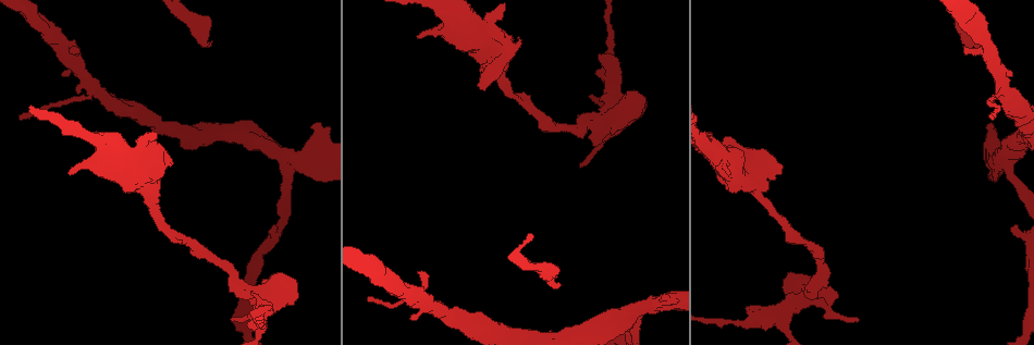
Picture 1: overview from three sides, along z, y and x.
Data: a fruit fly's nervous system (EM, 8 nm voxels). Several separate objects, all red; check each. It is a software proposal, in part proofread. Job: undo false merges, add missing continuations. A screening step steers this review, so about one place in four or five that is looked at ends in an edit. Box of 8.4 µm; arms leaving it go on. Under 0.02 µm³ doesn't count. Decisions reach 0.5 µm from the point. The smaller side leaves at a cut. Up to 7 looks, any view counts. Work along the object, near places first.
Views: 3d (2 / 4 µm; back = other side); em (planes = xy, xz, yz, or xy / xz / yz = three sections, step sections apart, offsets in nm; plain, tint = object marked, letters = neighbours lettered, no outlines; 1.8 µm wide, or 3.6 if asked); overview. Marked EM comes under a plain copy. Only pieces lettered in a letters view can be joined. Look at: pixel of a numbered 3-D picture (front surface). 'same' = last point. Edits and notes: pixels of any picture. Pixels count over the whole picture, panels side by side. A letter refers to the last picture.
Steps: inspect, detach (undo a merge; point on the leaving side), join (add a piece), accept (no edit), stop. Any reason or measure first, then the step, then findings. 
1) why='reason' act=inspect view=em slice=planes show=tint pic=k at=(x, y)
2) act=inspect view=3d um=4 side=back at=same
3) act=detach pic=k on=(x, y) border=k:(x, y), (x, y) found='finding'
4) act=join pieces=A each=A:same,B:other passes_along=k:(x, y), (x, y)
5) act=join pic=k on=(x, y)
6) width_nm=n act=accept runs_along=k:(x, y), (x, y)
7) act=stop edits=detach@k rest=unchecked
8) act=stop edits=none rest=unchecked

why='an open end' act=inspect view=3d um=4 pic=1 at=(21, 117)

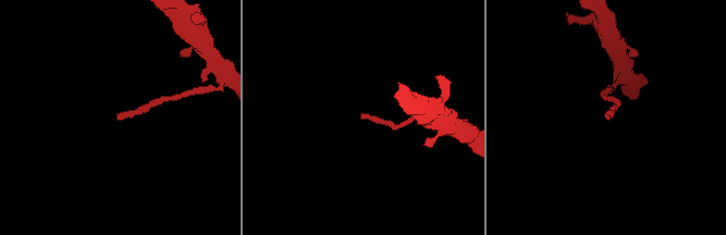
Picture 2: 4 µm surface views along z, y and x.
act=inspect view=em slice=xz step=8 show=tint pic=2 at=(118, 119)

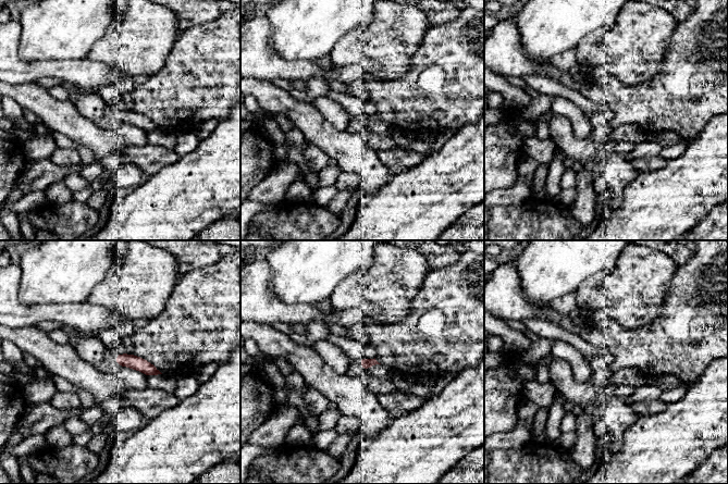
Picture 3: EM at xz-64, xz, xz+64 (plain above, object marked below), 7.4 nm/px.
act=inspect view=em slice=planes show=letters at=same

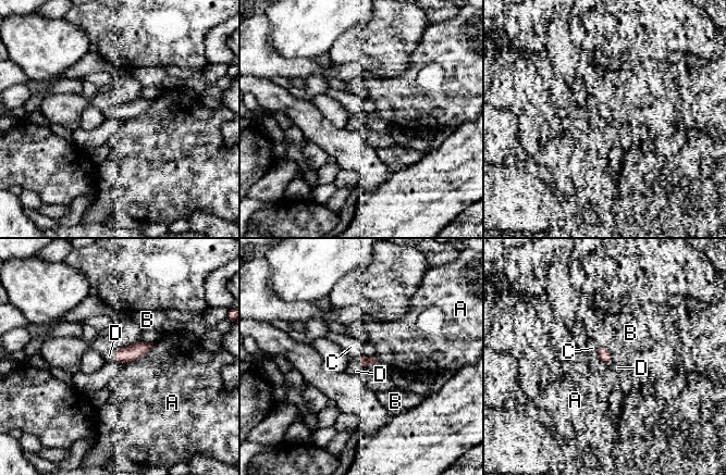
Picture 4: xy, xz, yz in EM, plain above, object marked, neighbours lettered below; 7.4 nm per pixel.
width_nm=70 act=join pieces=C each=A:other,B:other,C:same,D:other found='the neuron continues'

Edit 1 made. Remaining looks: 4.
act=inspect view=3d um=2 pic=1 at=(281, 160)

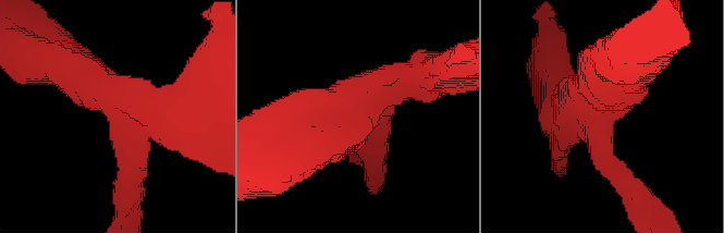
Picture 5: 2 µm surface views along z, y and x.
arms=3 arm_widths_nm=220,360,400 act=inspect view=em slice=yz step=8 show=tint pic=5 at=(592, 108)

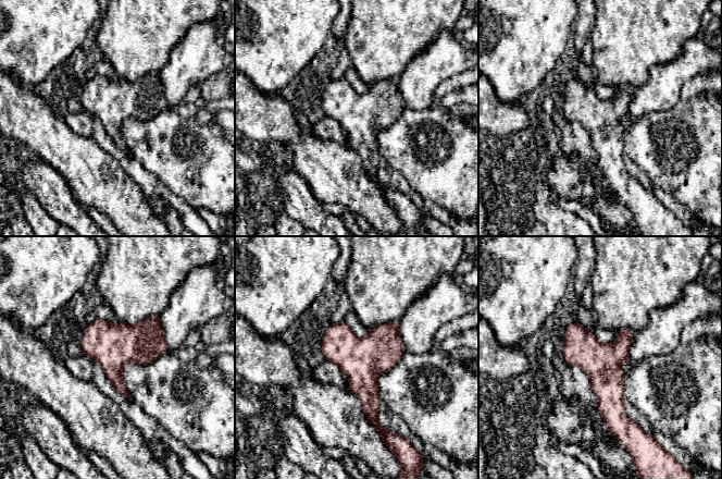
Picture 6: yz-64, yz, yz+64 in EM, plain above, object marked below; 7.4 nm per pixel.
act=inspect view=em slice=planes show=letters at=same

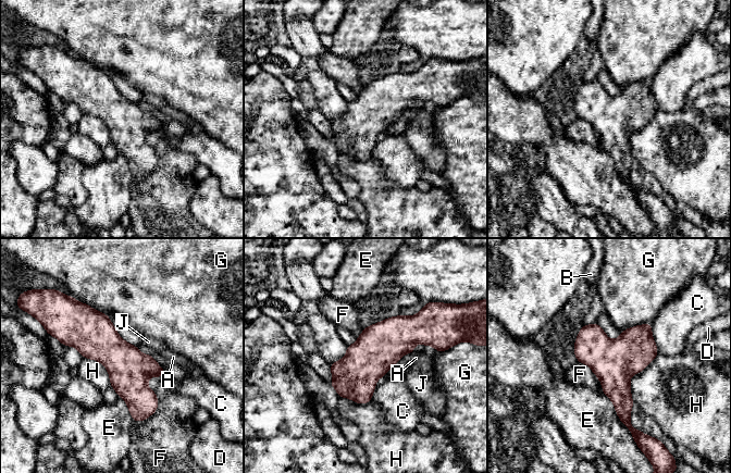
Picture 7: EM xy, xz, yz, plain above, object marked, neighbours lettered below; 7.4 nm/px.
width_nm=300 act=accept each=A:other,B:other,C:other,D:other,E:other,F:other,G:other,H:other,J:other border=7:(658, 353), (631, 376), (633, 402) found='all the same neuron'

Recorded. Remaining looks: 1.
act=inspect view=em slice=planes show=letters pic=1 at=(144, 194)

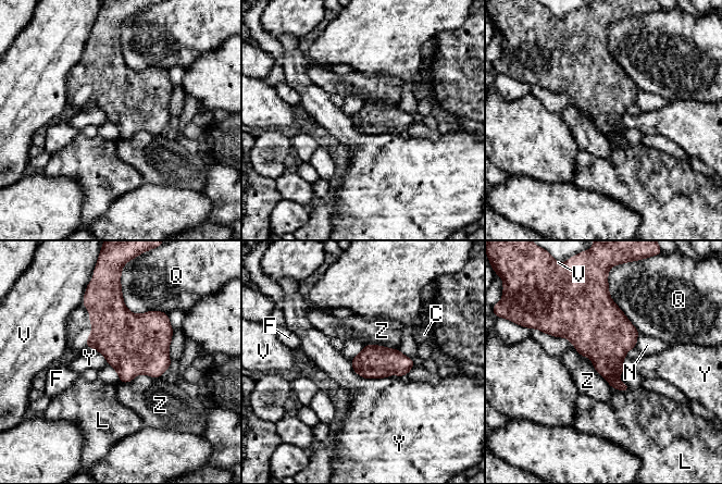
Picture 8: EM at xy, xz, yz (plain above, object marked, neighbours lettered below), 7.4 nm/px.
width_nm=240 act=accept each=C:other,F:other,L:other,N:other,Q:other,V:other,Y:other,Z:other border=8:(350, 362), (364, 377), (389, 377) found='all the same neuron'

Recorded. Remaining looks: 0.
act=stop edits=join@4 rest=unchecked

